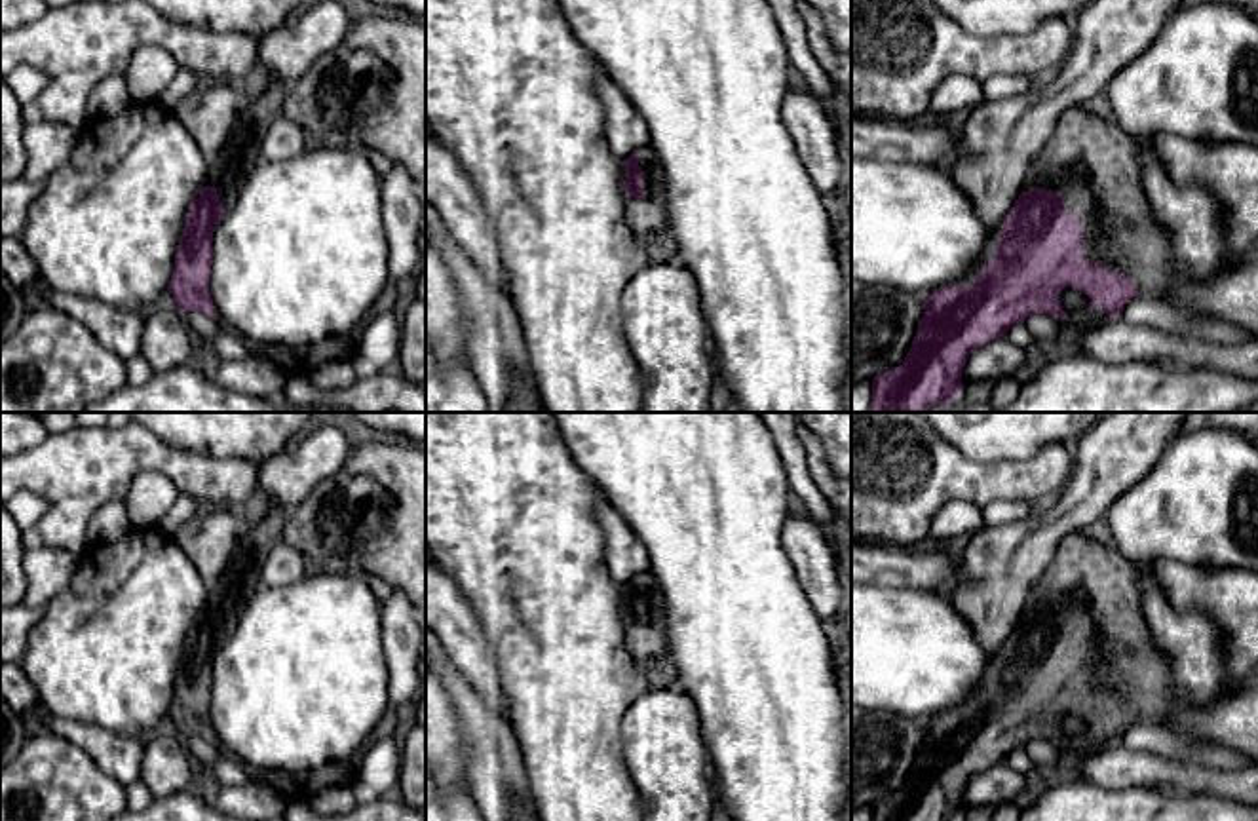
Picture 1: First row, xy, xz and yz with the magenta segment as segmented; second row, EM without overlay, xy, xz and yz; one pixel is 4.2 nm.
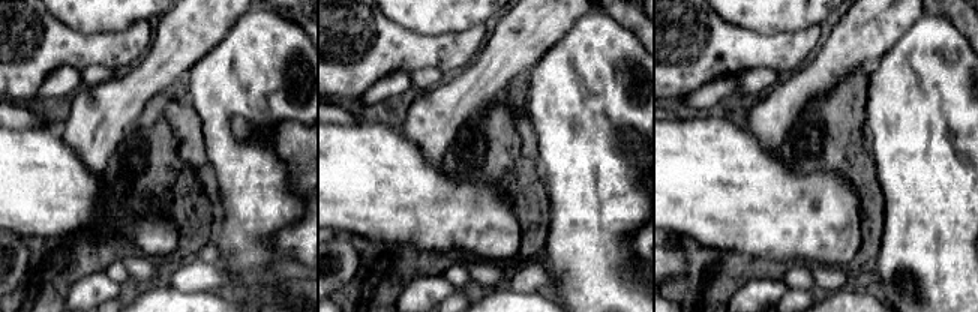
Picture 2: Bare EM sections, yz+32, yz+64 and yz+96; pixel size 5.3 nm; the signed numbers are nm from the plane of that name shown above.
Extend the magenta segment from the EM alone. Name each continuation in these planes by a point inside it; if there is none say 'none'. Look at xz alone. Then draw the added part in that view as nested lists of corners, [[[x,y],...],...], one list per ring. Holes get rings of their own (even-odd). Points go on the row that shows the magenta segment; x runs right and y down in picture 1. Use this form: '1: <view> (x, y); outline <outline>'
1: xz (647, 215); outline [[[639,148],[635,154],[644,171],[642,194],[639,200],[625,194],[625,220],[646,251],[650,264],[673,262],[675,243],[665,224],[665,182],[661,163],[650,148]]]

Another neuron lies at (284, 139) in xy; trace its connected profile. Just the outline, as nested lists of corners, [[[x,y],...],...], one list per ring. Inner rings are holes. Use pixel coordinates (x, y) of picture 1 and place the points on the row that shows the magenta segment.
[[[277,112],[262,135],[260,160],[285,162],[302,154],[312,144],[304,129]]]

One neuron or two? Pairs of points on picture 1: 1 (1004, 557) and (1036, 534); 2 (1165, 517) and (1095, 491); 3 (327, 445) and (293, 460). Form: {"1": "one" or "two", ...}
{"1": "one", "2": "two", "3": "one"}

